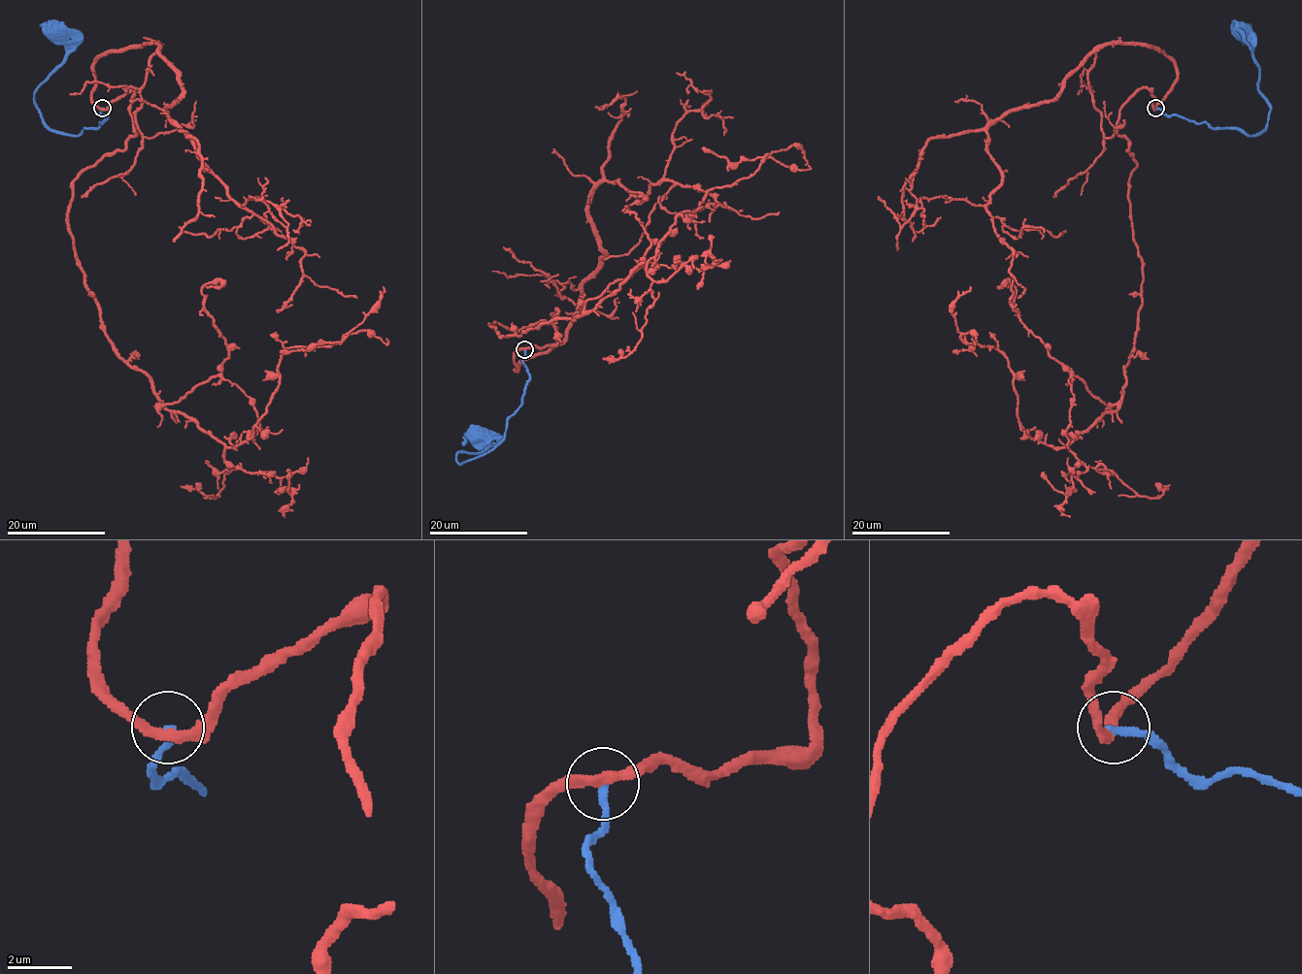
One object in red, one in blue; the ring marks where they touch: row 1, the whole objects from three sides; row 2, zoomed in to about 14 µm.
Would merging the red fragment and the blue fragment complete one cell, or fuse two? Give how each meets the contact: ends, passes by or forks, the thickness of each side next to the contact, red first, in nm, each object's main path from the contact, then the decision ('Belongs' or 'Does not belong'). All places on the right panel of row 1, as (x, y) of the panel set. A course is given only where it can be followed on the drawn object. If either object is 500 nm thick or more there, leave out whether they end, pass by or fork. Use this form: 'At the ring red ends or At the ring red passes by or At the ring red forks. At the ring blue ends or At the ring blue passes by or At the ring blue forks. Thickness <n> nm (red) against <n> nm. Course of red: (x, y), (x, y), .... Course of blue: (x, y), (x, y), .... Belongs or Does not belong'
At the ring red passes by. At the ring blue ends. Thickness 300 nm (red) against 220 nm. Course of red: (1155, 108), (1140, 88), (1116, 131), (1143, 273), (1117, 410), (1033, 439), (1007, 360), (958, 331), (970, 287). Course of blue: (1155, 108), (1198, 123), (1258, 135), (1269, 113), (1267, 99), (1258, 86), (1259, 66), (1240, 32). Does not belong

